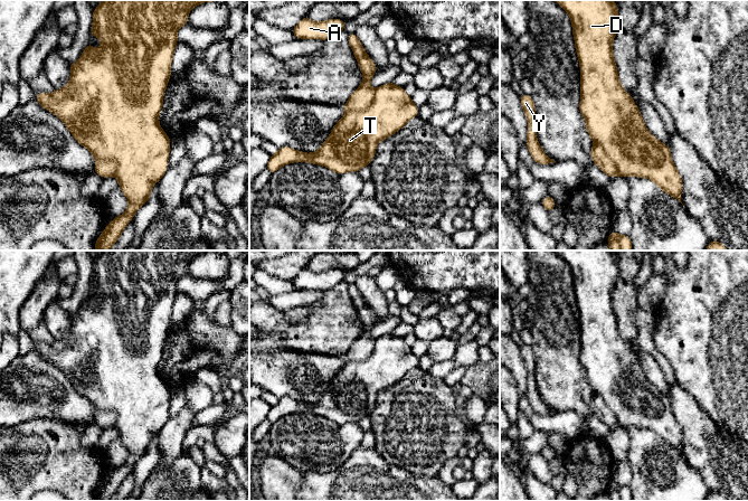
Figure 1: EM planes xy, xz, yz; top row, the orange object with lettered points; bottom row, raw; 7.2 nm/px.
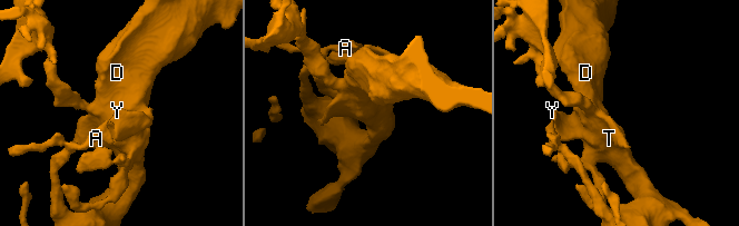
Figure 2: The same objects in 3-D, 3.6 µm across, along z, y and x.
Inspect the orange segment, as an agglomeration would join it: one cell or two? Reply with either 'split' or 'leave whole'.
leave whole

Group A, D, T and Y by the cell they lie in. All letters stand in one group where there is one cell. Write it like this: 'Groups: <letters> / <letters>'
Groups: A D T Y

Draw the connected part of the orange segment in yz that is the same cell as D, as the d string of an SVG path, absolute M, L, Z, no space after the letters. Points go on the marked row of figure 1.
M556 0L556 2L570 16L572 25L580 65L579 111L594 141L590 150L594 164L610 178L616 176L647 178L682 204L682 178L671 159L670 148L647 131L634 100L619 83L613 54L613 39L618 30L616 1Z

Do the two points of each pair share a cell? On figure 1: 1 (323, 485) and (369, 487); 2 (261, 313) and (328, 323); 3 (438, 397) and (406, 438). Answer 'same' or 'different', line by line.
1: same
2: same
3: same

